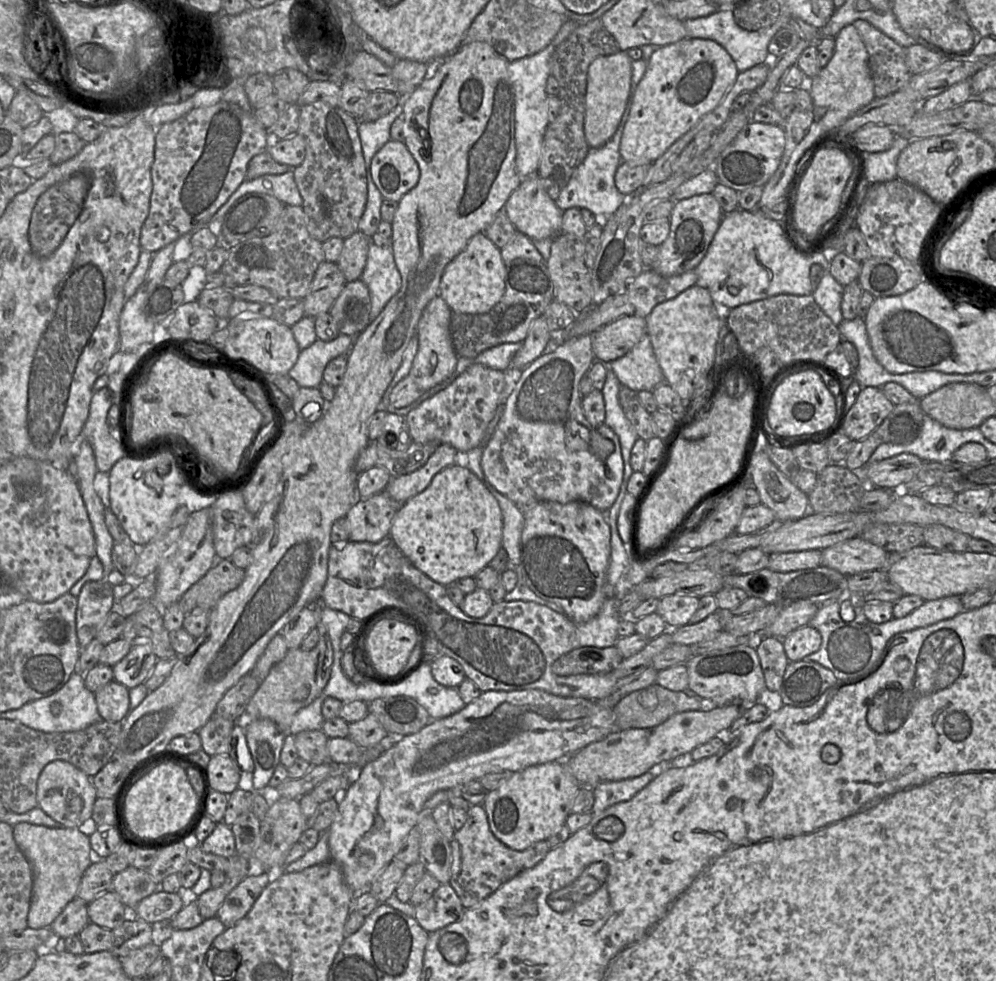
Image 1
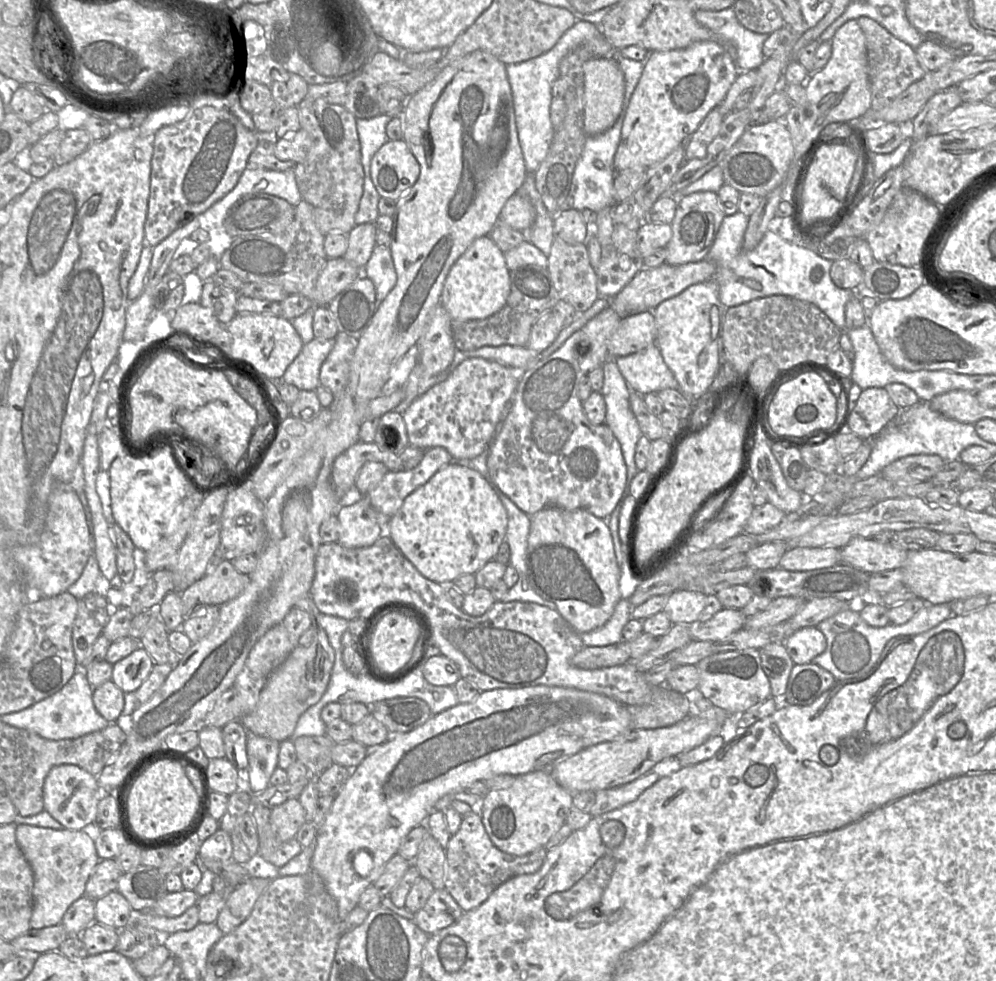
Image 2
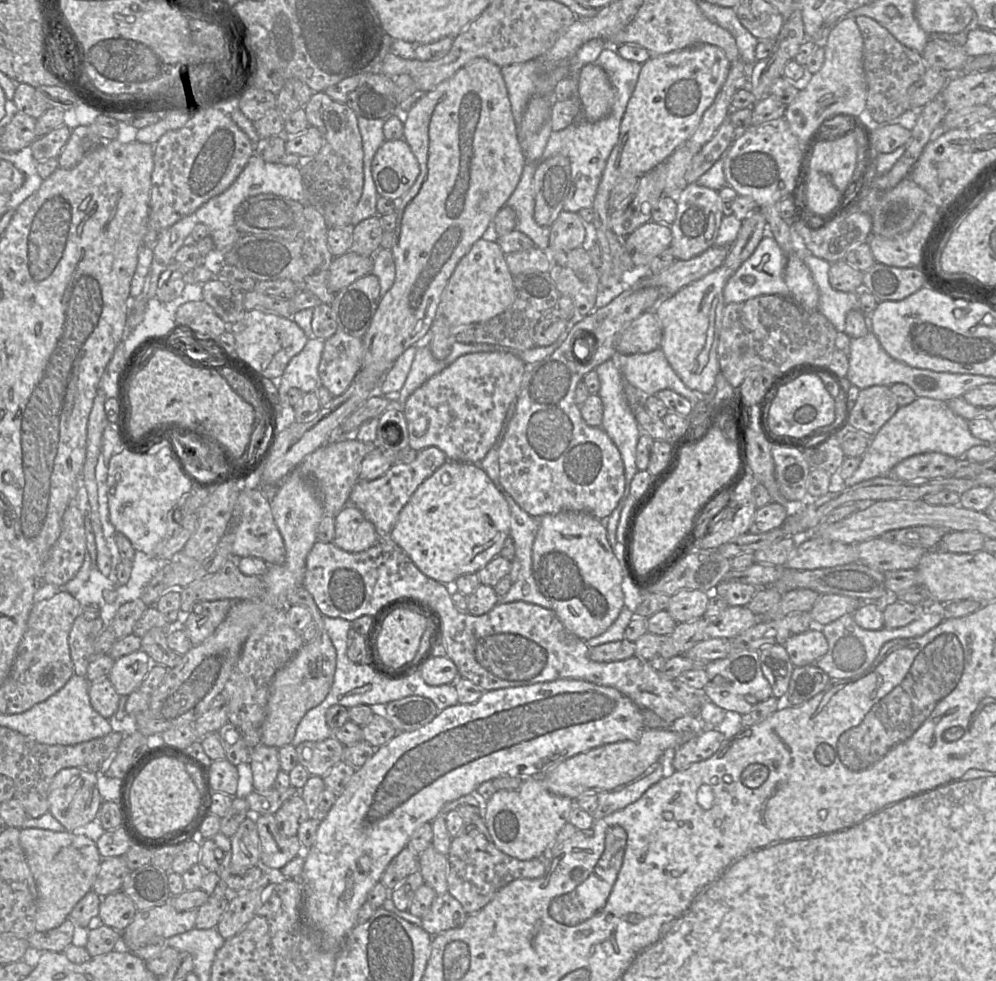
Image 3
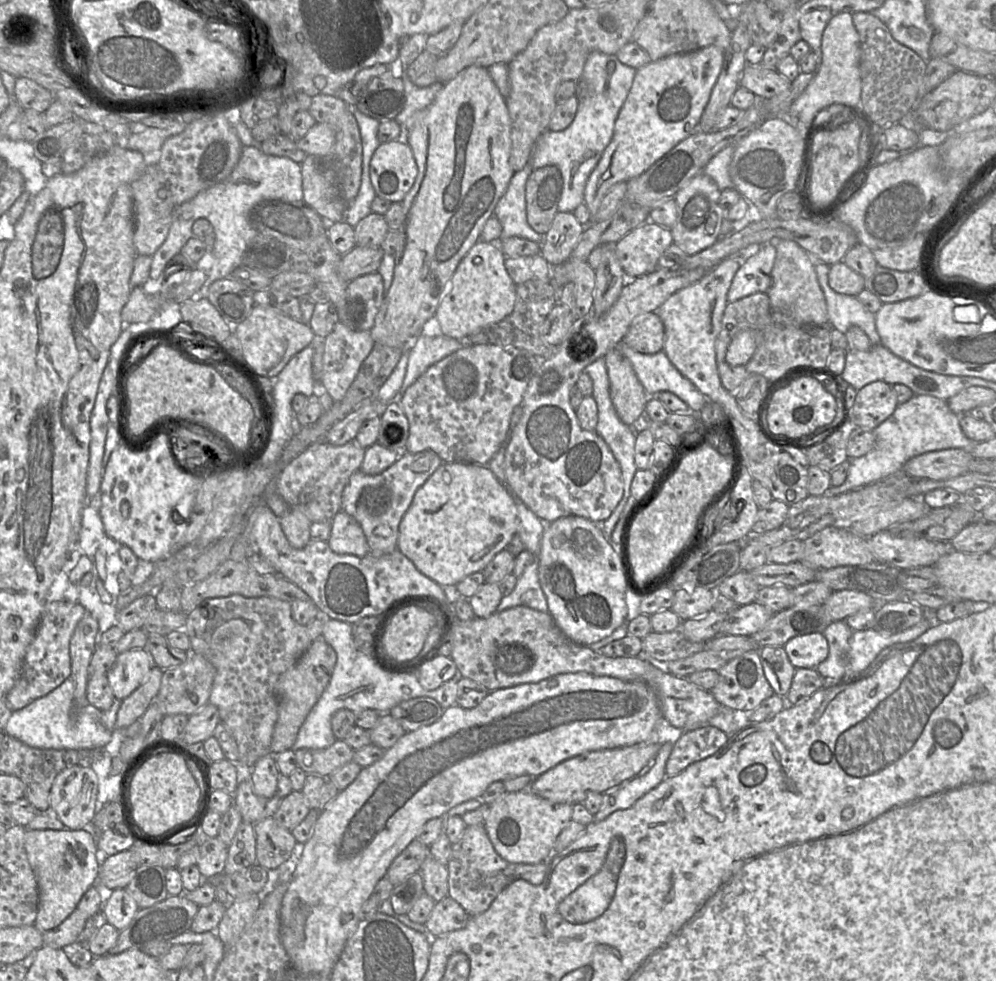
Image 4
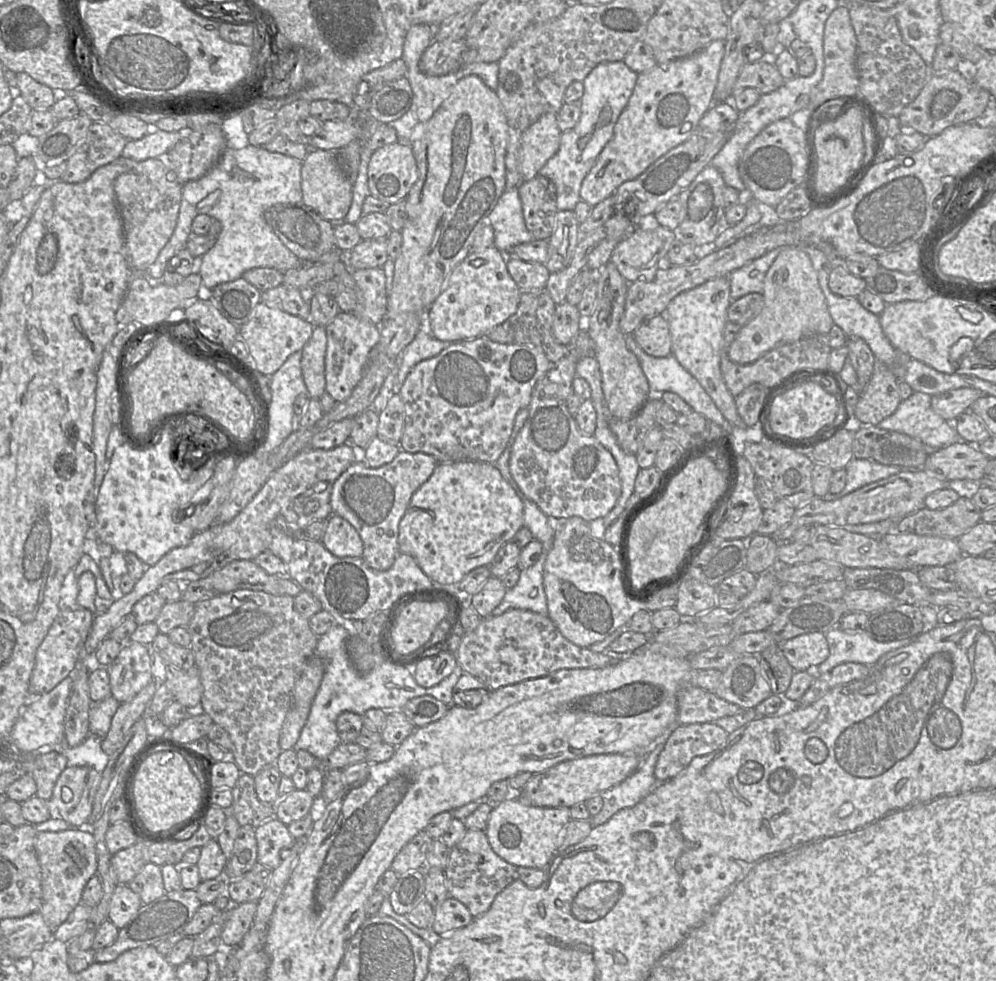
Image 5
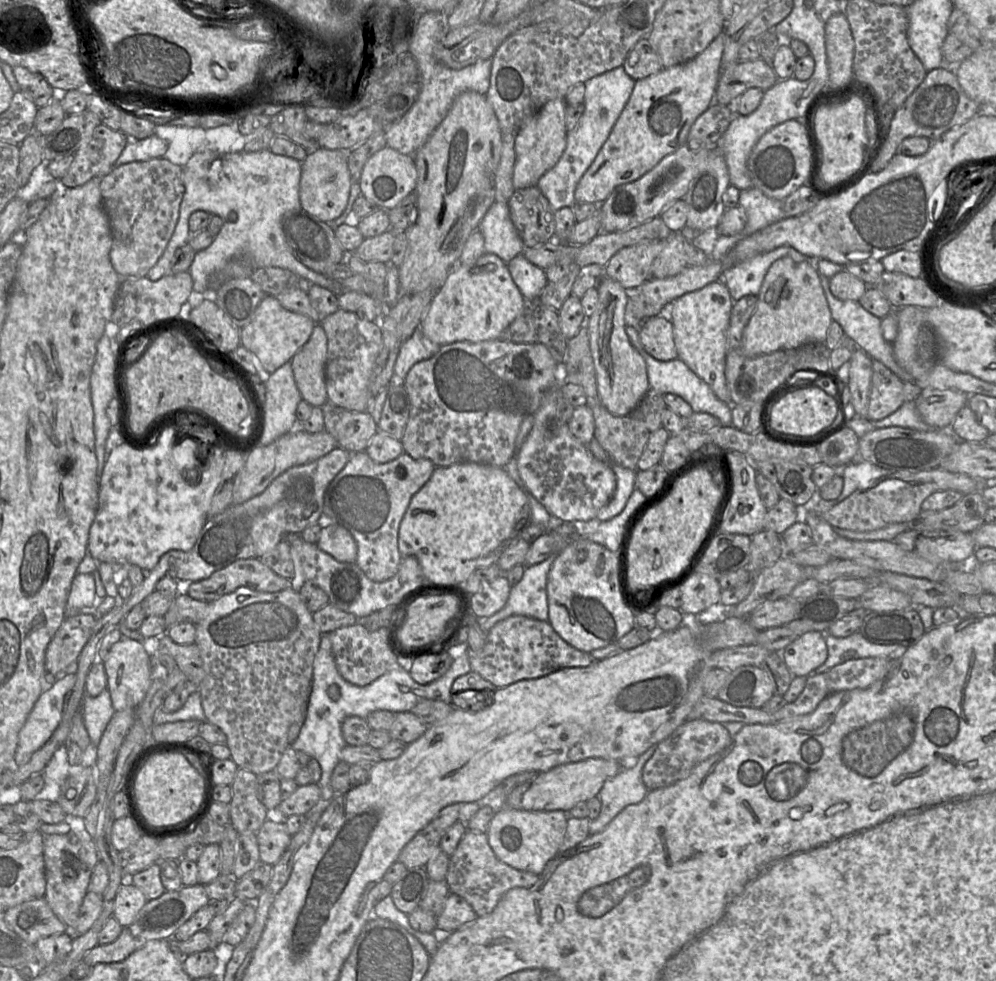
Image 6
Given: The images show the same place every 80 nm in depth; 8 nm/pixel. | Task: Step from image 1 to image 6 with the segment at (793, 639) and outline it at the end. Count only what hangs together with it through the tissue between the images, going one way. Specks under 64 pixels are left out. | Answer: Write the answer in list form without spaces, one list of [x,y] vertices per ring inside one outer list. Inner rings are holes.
[[[809,631],[798,636],[782,650],[781,656],[793,676],[808,677],[828,657],[825,633]]]

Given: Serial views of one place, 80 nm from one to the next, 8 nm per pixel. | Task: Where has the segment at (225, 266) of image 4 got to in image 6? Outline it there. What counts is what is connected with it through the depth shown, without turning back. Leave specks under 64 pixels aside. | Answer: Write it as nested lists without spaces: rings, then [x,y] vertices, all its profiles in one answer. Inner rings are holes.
[[[270,149],[236,153],[203,151],[194,153],[182,169],[185,191],[180,204],[179,219],[164,253],[147,274],[151,281],[170,274],[171,261],[176,250],[185,245],[192,236],[189,229],[190,215],[195,211],[206,211],[220,216],[224,222],[213,243],[196,252],[188,271],[192,277],[193,291],[202,293],[205,299],[212,298],[216,292],[209,288],[209,277],[221,273],[231,260],[240,255],[248,257],[254,269],[288,269],[298,277],[330,290],[336,296],[342,294],[340,280],[317,273],[296,259],[281,228],[285,213],[301,209],[299,190],[302,162],[274,154]]]

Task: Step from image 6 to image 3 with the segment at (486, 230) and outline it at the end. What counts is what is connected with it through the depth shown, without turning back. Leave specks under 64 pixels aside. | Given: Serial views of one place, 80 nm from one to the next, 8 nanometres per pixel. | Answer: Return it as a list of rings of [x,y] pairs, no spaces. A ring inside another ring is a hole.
[[[526,162],[520,181],[506,205],[516,212],[517,224],[515,229],[528,236],[534,242],[535,247],[548,251],[550,227],[540,226],[534,219],[533,178],[535,169],[536,164]]]

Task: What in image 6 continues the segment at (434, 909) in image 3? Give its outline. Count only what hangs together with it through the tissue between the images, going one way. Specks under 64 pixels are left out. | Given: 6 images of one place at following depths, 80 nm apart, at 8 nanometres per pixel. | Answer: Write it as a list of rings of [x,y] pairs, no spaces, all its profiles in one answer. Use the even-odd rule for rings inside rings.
[[[450,893],[436,918],[436,930],[442,940],[445,935],[472,923],[477,917],[472,906],[463,897]]]

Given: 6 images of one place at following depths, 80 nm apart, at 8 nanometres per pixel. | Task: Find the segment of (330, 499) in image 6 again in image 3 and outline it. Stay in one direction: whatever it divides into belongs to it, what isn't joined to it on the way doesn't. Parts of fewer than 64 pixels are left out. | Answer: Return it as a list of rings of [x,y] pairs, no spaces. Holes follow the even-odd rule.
[[[435,446],[426,447],[418,451],[412,462],[394,464],[385,474],[375,480],[358,480],[350,493],[349,504],[357,507],[364,517],[373,523],[378,539],[386,537],[390,534],[400,511],[407,504],[414,491],[446,461],[447,457],[442,450]]]

